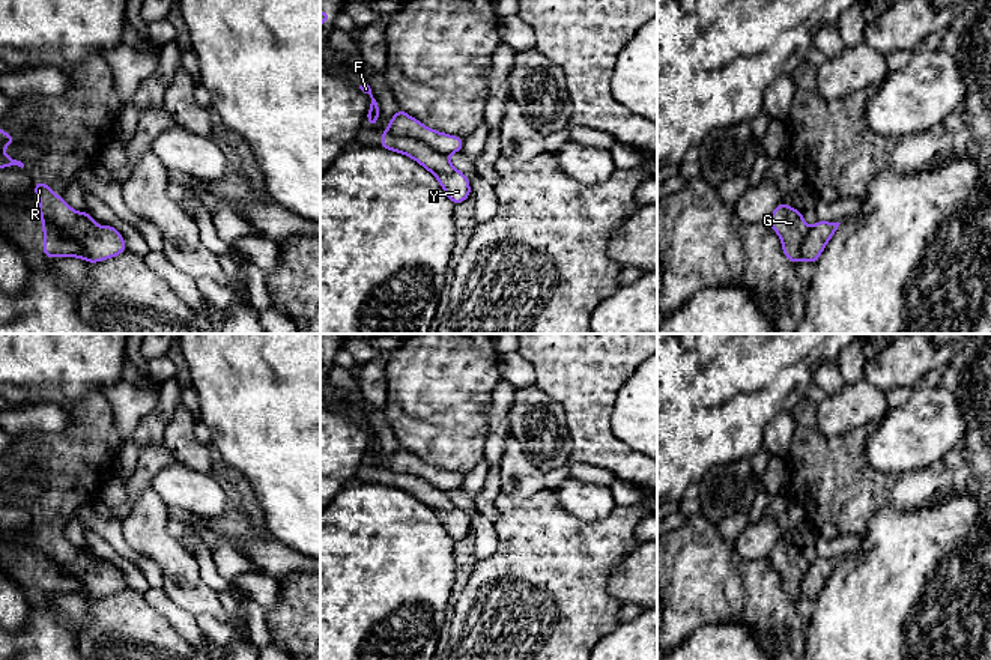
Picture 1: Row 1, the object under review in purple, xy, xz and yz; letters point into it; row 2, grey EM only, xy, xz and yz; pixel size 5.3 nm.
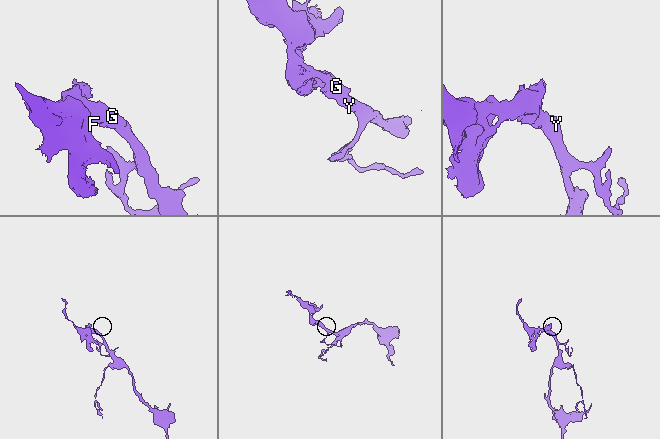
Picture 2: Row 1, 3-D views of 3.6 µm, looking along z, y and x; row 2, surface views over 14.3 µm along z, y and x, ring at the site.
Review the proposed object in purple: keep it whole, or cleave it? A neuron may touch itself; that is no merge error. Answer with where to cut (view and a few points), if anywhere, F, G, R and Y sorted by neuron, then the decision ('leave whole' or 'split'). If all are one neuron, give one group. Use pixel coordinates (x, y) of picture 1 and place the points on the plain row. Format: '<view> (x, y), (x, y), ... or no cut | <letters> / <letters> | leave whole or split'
xz (387, 466), (399, 472), (420, 475), (447, 492) | F G R / Y | split

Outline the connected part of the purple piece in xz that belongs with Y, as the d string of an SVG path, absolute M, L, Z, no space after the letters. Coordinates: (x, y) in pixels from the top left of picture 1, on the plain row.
M383 468L380 484L403 490L421 501L438 516L454 541L465 538L471 532L469 514L450 499L448 492L429 484L421 477Z

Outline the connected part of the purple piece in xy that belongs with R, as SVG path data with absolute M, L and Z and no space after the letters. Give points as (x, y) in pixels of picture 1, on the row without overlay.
M35 520L35 532L41 535L39 552L59 561L69 573L84 583L83 597L98 600L126 588L126 580L116 564L99 564L87 549L74 547L50 522Z

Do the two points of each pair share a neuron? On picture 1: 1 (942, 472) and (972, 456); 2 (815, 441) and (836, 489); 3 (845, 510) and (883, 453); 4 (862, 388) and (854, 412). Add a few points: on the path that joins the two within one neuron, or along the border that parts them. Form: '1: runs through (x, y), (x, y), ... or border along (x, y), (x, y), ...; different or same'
1: runs through (949, 474), (955, 474), (966, 463); same
2: runs through (815, 453), (815, 462), (829, 477); same
3: border along (869, 433), (866, 462), (897, 475); different
4: runs through (862, 394), (862, 400), (856, 406); same

